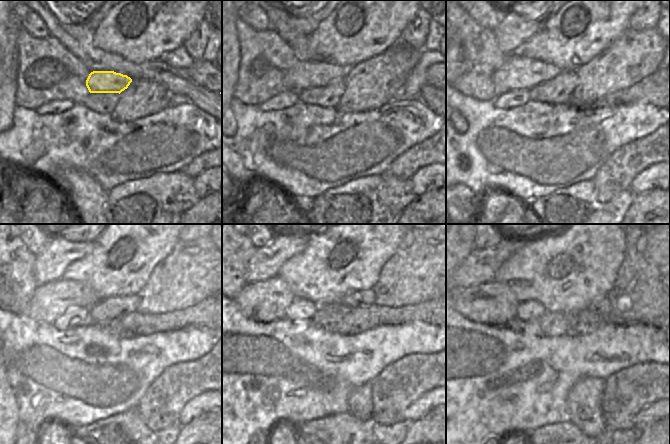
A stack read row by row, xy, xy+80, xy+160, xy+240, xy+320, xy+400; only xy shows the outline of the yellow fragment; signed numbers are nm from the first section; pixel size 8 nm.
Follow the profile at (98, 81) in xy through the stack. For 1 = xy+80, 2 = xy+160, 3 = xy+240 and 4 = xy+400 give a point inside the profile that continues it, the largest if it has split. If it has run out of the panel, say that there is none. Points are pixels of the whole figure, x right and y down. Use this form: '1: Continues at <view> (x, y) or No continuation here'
1: Continues at xy+80 (305, 74)
2: Continues at xy+160 (518, 72)
3: Continues at xy+240 (50, 300)
4: Continues at xy+400 (492, 303)

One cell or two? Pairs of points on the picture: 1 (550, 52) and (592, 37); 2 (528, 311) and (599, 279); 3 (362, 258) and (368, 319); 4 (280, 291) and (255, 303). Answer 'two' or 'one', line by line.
1: one
2: two
3: two
4: one

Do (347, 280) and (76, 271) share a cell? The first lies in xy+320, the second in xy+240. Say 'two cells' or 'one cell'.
one cell

